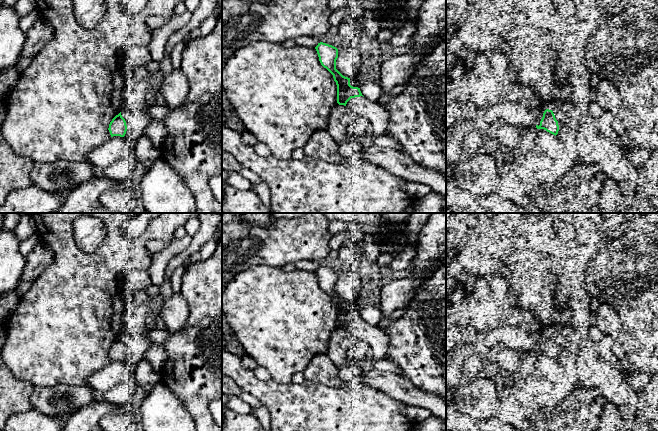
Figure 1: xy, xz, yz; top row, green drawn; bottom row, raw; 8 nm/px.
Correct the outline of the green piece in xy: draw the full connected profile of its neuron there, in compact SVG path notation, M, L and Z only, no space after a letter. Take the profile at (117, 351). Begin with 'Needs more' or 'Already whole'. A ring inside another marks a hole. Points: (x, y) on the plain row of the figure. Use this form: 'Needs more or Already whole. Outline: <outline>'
Needs more. Outline: M150 285L145 291L148 294L146 301L139 306L129 306L124 316L124 327L121 336L116 339L109 348L109 356L111 361L120 360L126 364L127 373L125 378L114 388L106 391L99 397L103 400L111 402L115 405L122 406L130 403L135 393L135 372L139 362L144 358L146 350L154 343L148 343L145 340L144 333L146 330L146 316L149 308L150 301L160 293L160 285Z

